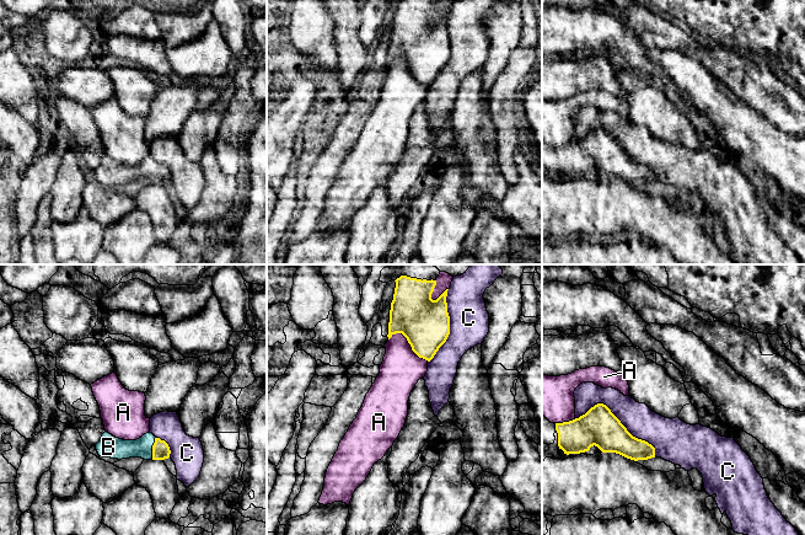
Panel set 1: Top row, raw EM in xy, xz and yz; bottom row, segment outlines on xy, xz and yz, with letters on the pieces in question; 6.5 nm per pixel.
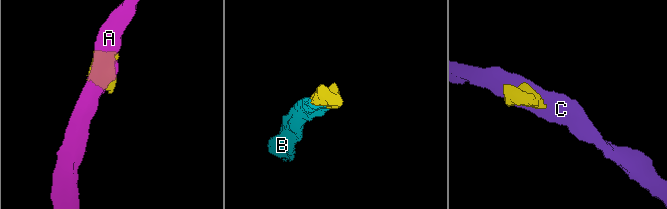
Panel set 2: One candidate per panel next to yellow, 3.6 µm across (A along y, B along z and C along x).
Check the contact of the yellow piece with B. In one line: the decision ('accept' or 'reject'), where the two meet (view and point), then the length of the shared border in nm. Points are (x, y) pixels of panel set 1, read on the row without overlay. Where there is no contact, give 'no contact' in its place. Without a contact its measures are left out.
accept | xy (153, 172) | 150 nm

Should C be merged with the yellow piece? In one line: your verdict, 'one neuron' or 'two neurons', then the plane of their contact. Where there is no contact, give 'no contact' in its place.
two neurons; contact in yz

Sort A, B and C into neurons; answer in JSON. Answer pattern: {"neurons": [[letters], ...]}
{"neurons": [["A"], ["B"], ["C"]]}

